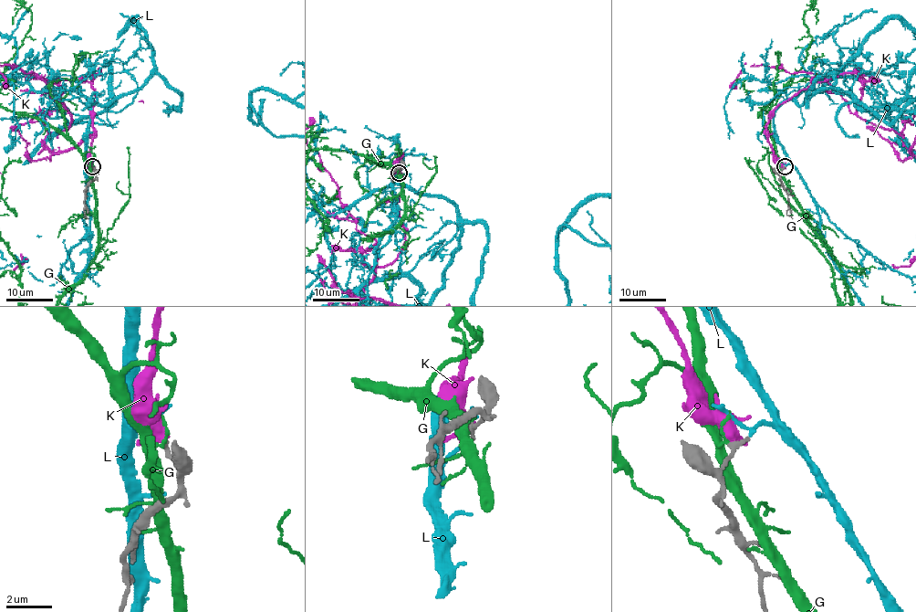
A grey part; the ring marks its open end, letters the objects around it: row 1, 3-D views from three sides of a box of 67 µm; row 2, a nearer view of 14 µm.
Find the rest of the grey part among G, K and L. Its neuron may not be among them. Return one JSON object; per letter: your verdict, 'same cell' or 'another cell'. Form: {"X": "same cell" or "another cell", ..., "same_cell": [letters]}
{"G": "another cell", "K": "another cell", "L": "same cell", "same_cell": ["L"]}

